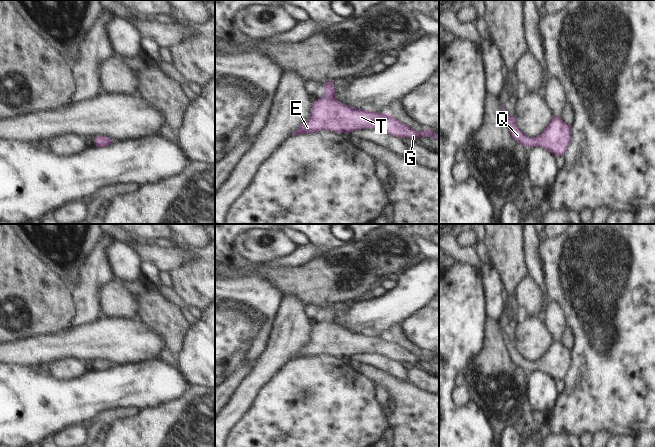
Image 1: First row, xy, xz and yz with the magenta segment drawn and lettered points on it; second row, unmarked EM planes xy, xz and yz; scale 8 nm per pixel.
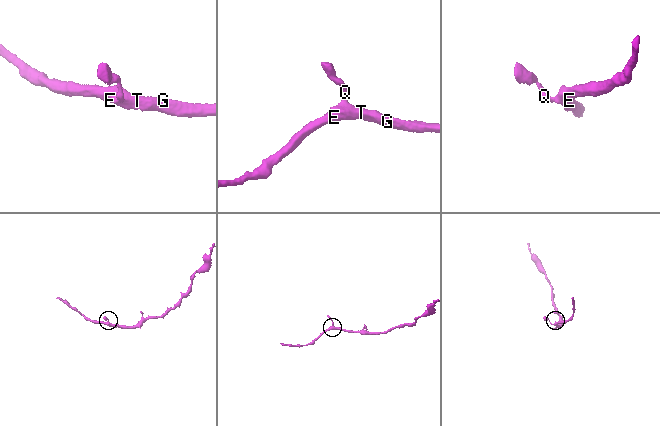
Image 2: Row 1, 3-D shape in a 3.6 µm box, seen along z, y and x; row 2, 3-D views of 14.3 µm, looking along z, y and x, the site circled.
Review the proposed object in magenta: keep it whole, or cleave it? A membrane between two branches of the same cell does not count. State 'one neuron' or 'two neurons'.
one neuron

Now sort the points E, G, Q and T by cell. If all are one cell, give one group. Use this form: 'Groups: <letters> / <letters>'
Groups: E G Q T.

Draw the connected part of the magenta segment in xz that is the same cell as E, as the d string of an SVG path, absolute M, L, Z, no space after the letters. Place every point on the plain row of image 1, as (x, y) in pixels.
M330 304L323 308L324 320L315 323L309 343L292 359L329 354L335 357L351 357L358 353L377 352L389 358L402 362L406 361L415 365L419 361L439 360L430 353L417 356L413 352L395 343L389 337L376 337L370 334L361 334L346 329L335 322L335 312Z

